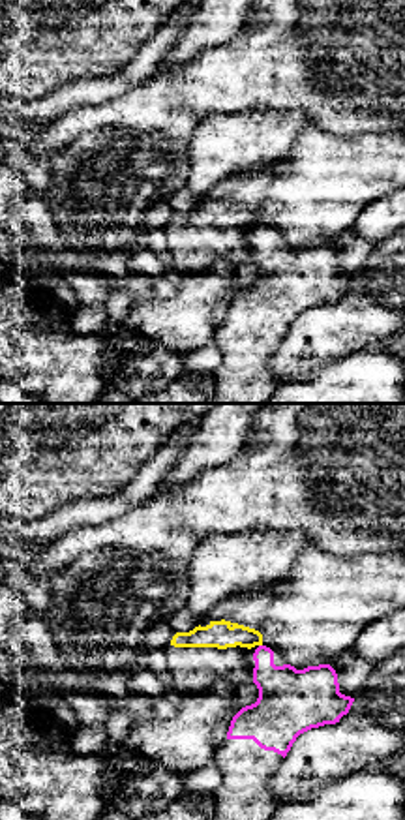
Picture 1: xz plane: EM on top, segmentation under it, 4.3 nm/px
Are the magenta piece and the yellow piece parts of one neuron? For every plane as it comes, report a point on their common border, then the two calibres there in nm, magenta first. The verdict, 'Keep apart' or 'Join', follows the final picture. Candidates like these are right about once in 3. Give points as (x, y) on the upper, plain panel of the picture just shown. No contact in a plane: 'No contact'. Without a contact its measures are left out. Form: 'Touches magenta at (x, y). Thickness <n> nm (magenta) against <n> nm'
No contact

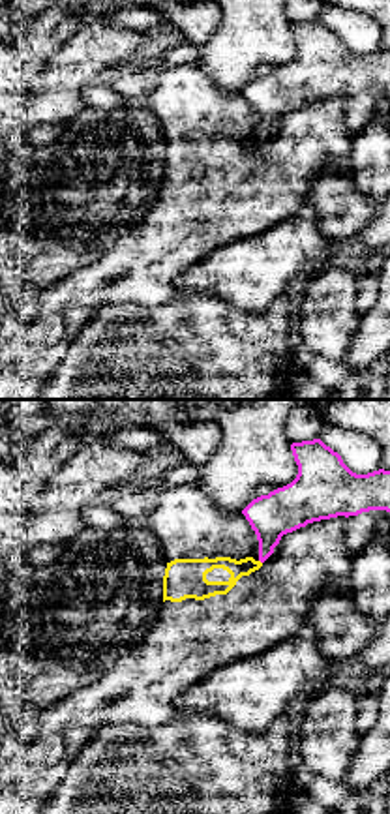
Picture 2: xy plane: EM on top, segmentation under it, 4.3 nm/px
No contact

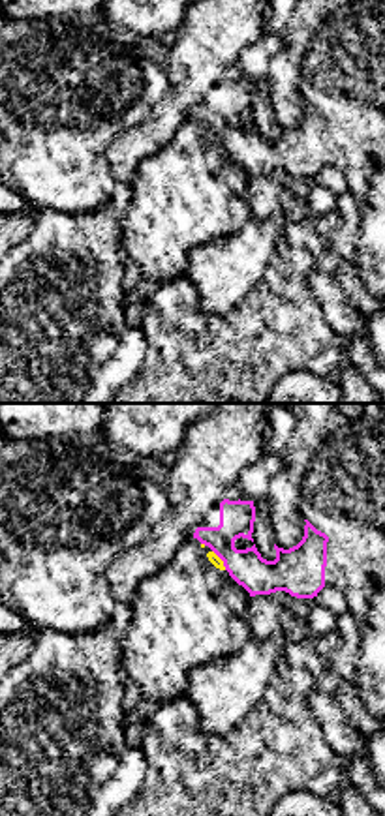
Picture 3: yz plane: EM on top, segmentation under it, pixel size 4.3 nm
Touches magenta at (220, 137). Thickness 160 nm (magenta) against 50 nm

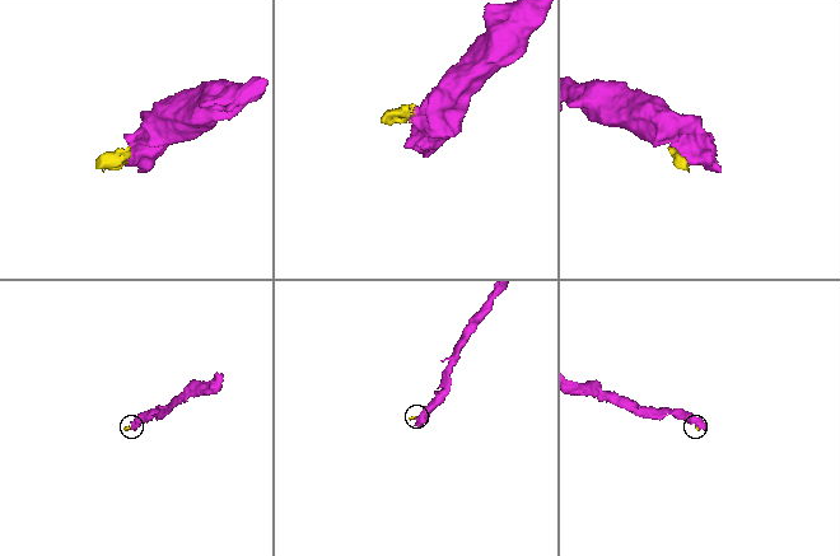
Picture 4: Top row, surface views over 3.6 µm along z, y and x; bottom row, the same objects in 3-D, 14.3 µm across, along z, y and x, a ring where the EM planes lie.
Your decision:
Keep apart

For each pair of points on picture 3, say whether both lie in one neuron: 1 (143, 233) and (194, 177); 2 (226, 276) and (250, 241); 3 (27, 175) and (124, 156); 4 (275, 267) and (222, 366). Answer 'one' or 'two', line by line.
1: one
2: one
3: two
4: one

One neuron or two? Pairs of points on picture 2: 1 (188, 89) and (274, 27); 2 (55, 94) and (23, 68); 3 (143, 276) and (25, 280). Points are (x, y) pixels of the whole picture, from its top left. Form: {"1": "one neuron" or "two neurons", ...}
{"1": "two neurons", "2": "two neurons", "3": "two neurons"}

